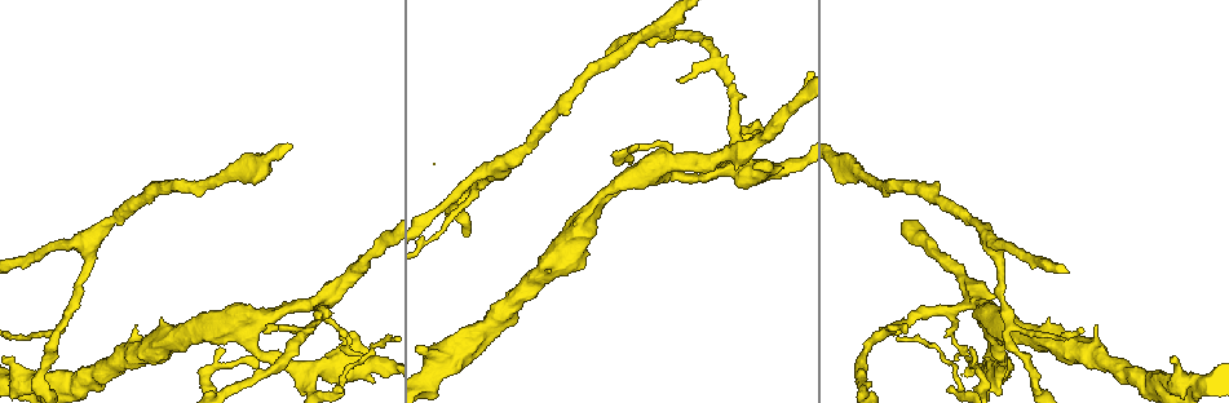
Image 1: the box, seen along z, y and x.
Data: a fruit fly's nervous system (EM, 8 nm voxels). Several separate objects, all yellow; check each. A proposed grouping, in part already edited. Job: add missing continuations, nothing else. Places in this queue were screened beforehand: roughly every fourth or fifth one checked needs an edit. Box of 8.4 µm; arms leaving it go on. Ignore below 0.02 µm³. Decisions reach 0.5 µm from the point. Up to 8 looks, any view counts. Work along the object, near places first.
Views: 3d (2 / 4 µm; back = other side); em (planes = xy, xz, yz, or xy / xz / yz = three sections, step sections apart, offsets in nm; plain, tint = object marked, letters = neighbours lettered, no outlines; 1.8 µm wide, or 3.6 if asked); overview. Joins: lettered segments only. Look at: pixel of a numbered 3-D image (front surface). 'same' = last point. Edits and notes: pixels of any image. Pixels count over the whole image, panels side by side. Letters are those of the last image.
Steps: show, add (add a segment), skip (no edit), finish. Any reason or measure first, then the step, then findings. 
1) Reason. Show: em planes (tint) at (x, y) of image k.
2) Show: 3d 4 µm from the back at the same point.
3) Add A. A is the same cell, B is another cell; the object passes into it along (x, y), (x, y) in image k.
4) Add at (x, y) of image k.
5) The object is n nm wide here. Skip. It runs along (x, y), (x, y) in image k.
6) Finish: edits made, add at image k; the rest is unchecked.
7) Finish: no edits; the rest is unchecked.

Three arms meet. Show: 3d 4 µm at (655, 170) of image 1.

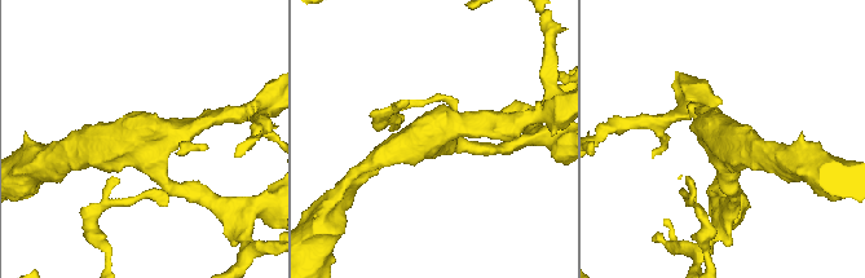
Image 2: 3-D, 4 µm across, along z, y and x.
3 arms meet here; the arms are 220, 240, 280 nm wide. Show: em 3.6 µm planes (letters) at (143, 154) of image 2.

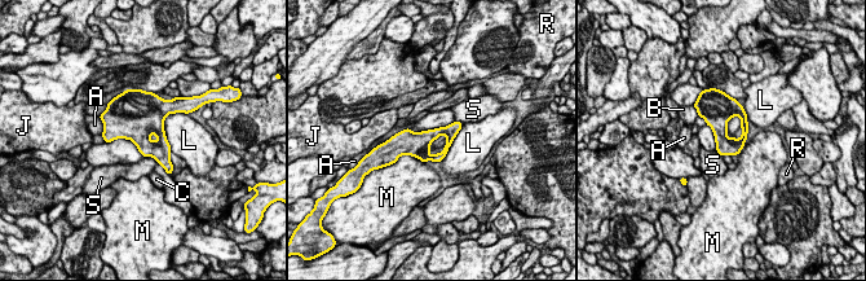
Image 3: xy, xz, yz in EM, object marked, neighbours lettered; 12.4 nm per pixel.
Skip. A, B, C, J, L, M, R and S are other cells; a border runs along (142, 156), (150, 156), (159, 163) in image 3; none of them fits.

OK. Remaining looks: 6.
Two arms in line, one across. Show: 3d 4 µm from the back at (732, 154) of image 1.

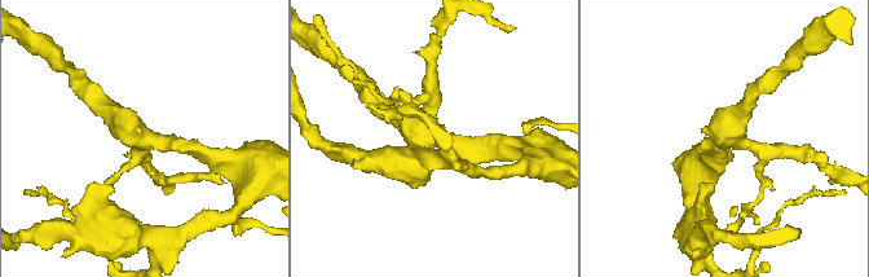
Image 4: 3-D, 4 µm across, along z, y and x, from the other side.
Show: em planes (tint) at (725, 138) of image 4.

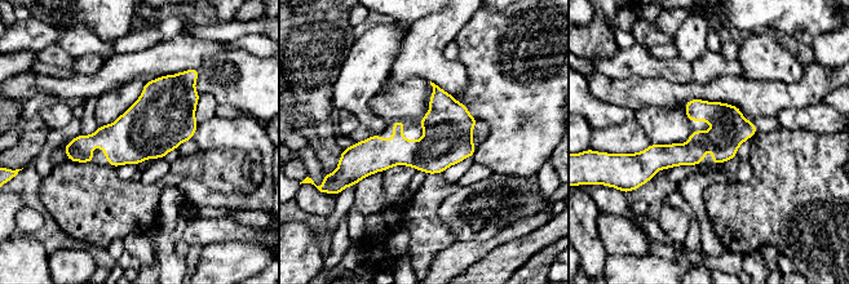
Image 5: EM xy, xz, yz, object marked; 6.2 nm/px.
See the neighbours. Show: em planes (letters) at the same point.

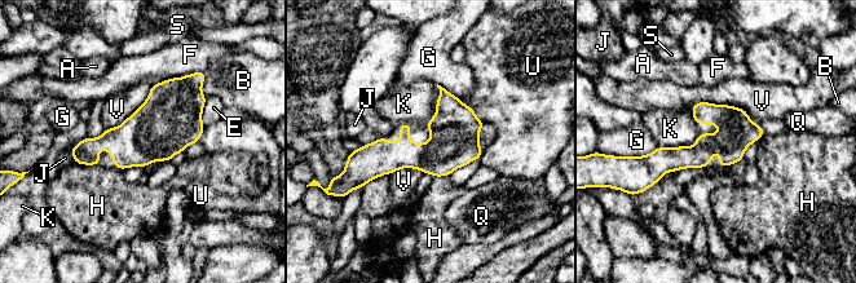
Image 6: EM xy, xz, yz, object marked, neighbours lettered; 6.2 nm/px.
Skip. A, B, E, F, G, H, J, K, Q, S, U and V are other cells; none of them fits.

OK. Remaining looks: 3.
A fork. Show: 3d 4 µm at (86, 242) of image 1.

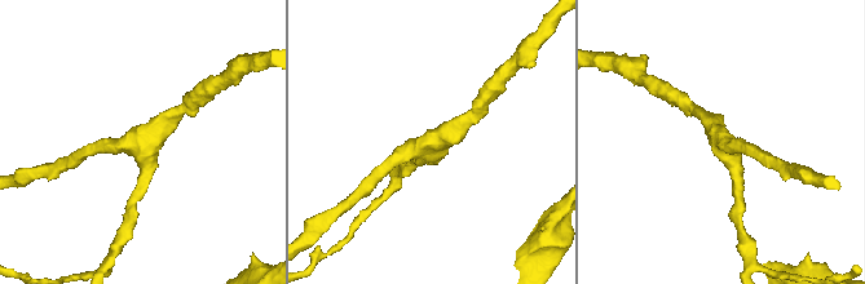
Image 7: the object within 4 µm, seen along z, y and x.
Show: em planes (tint) at (146, 144) of image 7.

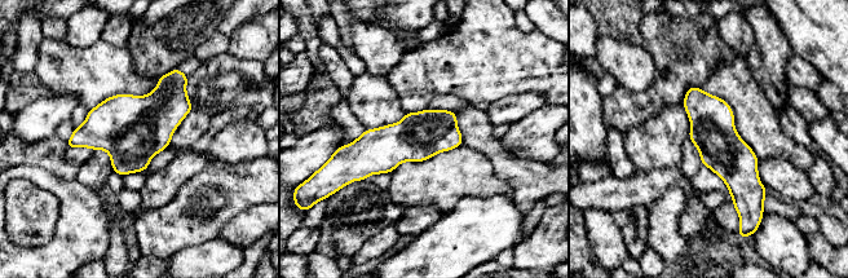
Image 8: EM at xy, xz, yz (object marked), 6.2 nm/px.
Show: em planes (letters) at the same point.

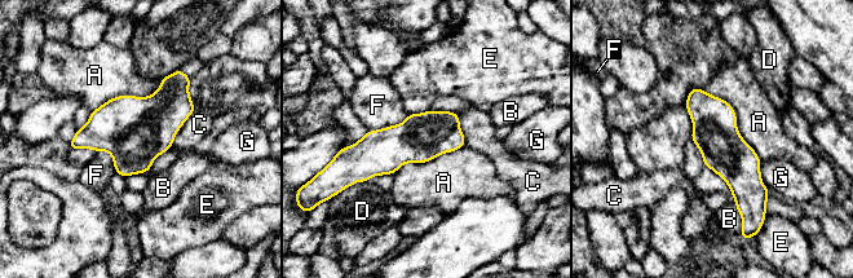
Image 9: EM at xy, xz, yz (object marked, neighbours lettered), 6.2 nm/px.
The object is 280 nm wide here. Skip. A, B, C, D, E, F and G are other cells; a border runs along (703, 89), (730, 105), (761, 160) in image 9; no lettered segment goes on from it.

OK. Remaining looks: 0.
Finish: no edits; the rest is unchecked.

